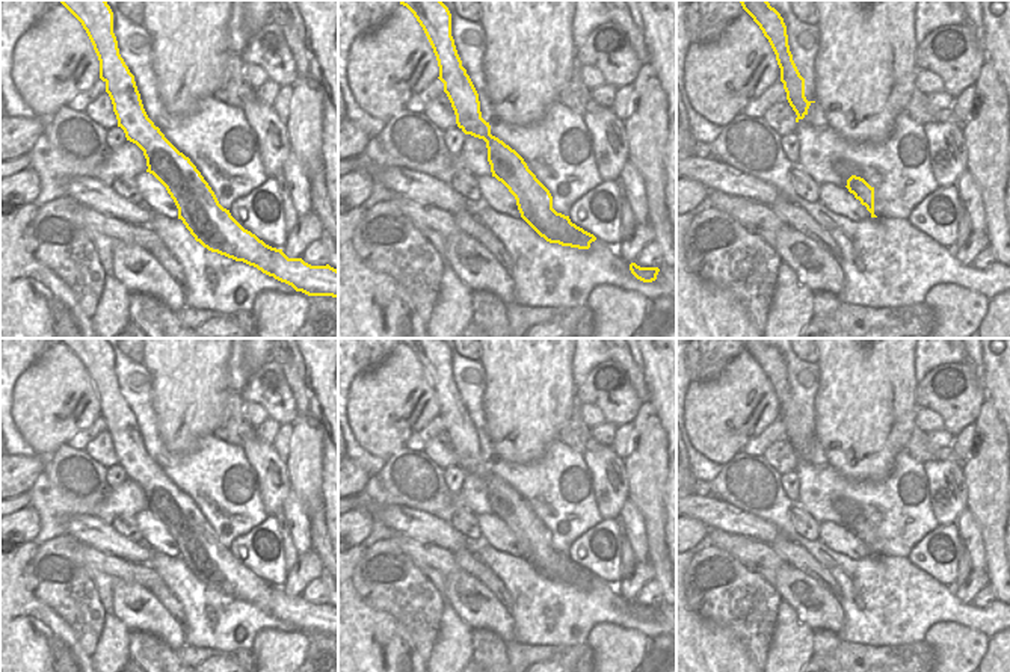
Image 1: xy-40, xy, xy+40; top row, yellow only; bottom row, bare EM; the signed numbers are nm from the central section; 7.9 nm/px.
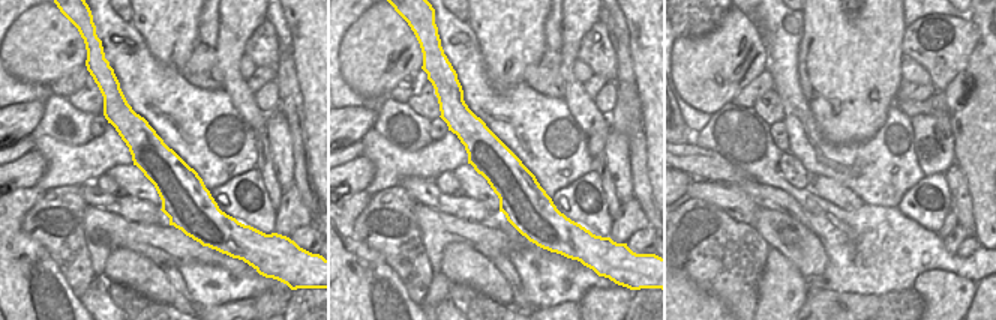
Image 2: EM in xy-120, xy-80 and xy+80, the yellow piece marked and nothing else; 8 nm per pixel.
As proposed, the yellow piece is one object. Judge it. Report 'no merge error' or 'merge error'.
no merge error

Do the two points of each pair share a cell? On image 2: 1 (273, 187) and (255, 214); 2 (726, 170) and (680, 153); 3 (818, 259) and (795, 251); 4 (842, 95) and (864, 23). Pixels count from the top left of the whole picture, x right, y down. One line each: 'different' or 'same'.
1: different
2: same
3: same
4: same

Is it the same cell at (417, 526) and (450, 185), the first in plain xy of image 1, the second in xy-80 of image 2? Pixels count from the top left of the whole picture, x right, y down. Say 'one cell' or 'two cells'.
two cells

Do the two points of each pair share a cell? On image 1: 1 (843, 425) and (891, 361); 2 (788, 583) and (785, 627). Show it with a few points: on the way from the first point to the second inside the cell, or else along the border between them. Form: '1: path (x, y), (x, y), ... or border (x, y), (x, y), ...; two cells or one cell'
1: path (858, 409), (865, 402), (867, 385), (876, 376); one cell
2: border (782, 600), (811, 628); two cells

